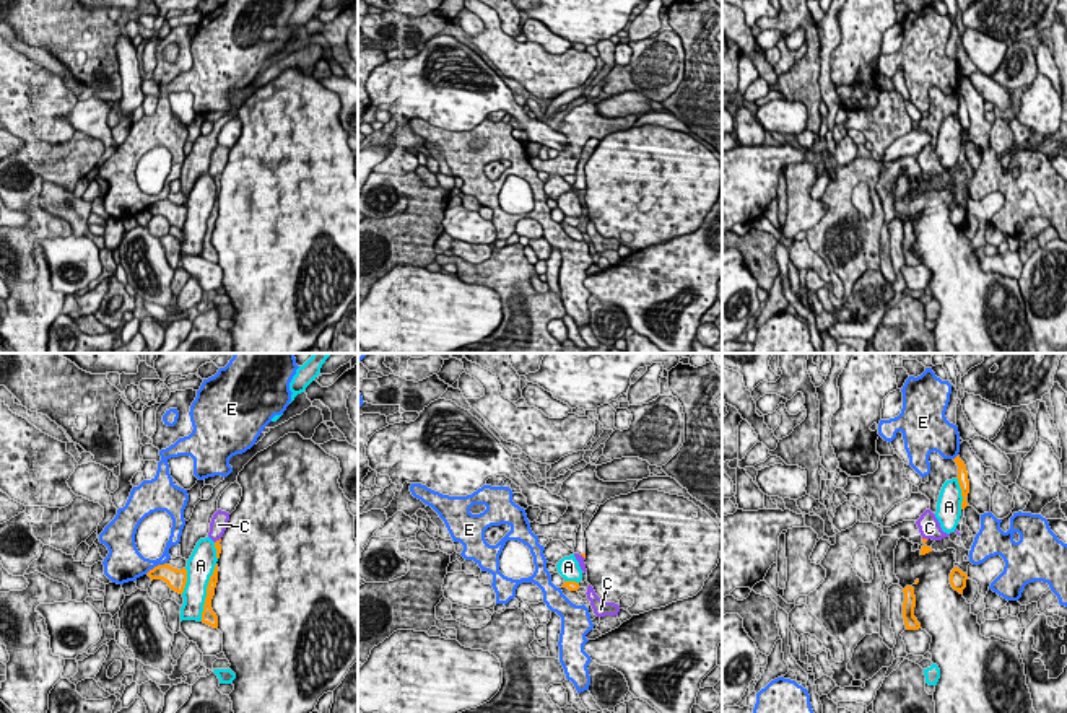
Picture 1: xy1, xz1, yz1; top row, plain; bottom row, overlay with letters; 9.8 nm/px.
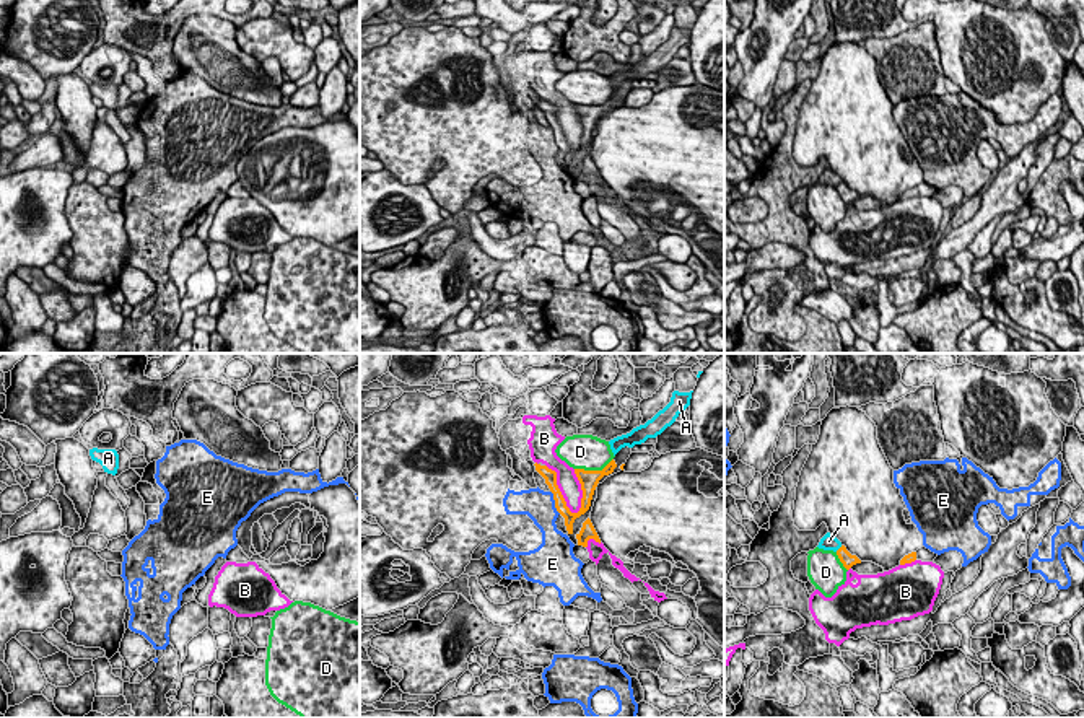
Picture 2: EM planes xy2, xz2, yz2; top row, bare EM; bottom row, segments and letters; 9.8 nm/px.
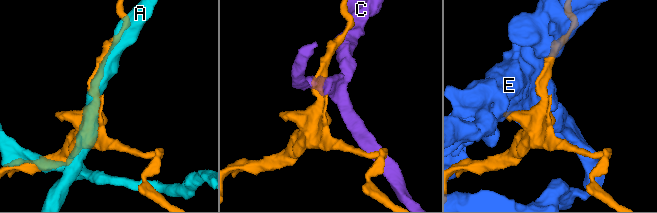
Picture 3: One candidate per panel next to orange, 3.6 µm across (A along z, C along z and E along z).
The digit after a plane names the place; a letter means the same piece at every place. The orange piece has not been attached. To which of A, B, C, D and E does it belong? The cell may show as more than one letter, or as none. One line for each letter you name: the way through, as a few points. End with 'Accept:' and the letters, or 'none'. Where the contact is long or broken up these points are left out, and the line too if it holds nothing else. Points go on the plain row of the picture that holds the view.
Accept: none

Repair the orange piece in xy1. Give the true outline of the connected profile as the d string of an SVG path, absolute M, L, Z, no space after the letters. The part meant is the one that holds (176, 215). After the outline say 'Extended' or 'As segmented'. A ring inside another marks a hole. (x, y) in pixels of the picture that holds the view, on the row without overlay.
M164 199L164 200L158 200L153 205L150 205L146 208L151 217L153 215L163 215L172 226L182 230L185 218L187 218L187 205L177 205L172 203L171 200Z. As segmented

